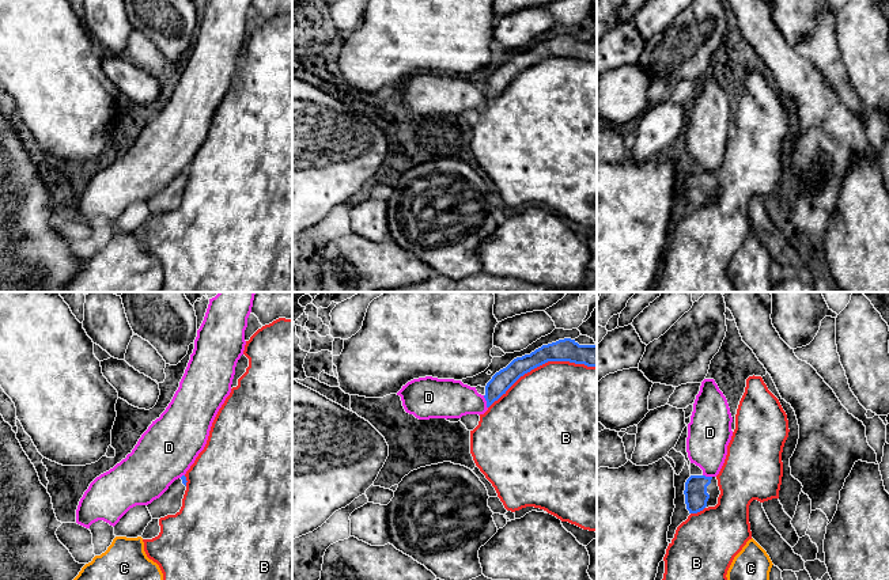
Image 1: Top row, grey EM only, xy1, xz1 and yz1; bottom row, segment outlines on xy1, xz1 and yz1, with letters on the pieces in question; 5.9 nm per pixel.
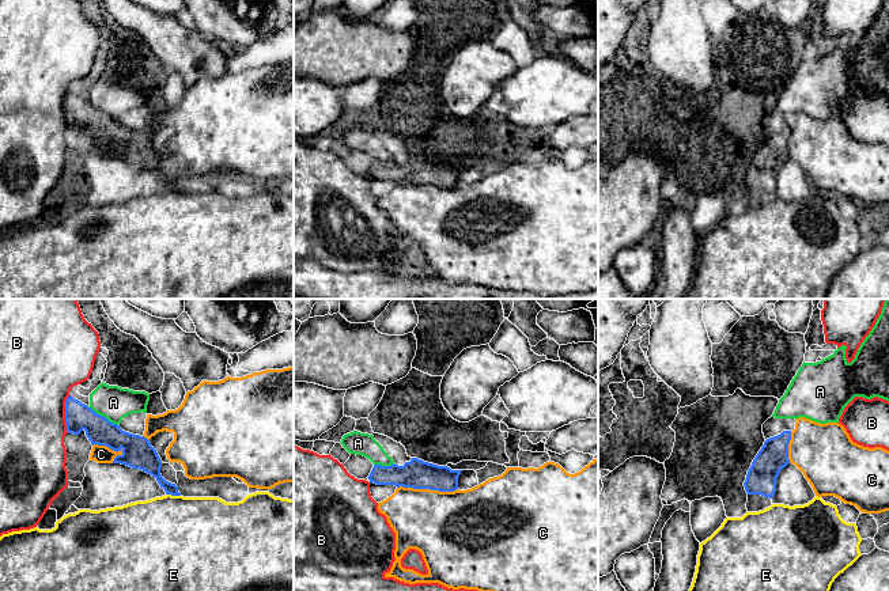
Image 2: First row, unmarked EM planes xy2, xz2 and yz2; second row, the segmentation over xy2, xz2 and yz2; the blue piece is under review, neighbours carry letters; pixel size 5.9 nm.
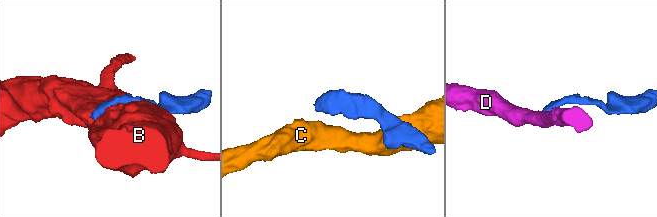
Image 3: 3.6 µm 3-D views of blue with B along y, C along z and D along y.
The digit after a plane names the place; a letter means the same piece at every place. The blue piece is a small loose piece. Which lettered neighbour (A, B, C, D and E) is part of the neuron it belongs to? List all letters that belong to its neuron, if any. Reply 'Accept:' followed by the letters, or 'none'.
Accept: none

